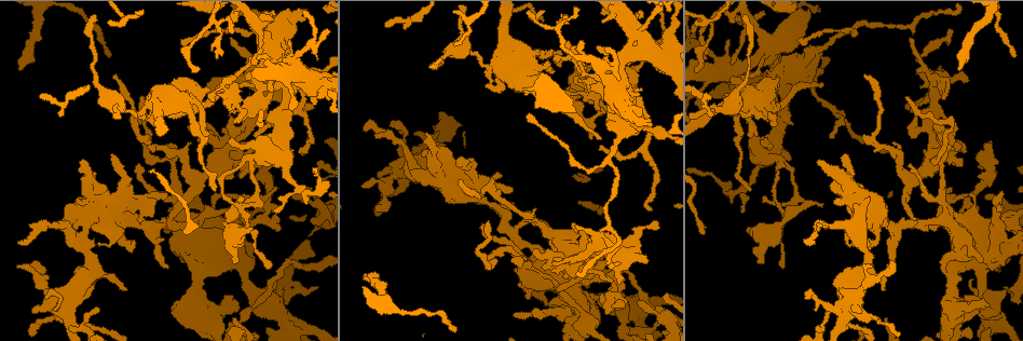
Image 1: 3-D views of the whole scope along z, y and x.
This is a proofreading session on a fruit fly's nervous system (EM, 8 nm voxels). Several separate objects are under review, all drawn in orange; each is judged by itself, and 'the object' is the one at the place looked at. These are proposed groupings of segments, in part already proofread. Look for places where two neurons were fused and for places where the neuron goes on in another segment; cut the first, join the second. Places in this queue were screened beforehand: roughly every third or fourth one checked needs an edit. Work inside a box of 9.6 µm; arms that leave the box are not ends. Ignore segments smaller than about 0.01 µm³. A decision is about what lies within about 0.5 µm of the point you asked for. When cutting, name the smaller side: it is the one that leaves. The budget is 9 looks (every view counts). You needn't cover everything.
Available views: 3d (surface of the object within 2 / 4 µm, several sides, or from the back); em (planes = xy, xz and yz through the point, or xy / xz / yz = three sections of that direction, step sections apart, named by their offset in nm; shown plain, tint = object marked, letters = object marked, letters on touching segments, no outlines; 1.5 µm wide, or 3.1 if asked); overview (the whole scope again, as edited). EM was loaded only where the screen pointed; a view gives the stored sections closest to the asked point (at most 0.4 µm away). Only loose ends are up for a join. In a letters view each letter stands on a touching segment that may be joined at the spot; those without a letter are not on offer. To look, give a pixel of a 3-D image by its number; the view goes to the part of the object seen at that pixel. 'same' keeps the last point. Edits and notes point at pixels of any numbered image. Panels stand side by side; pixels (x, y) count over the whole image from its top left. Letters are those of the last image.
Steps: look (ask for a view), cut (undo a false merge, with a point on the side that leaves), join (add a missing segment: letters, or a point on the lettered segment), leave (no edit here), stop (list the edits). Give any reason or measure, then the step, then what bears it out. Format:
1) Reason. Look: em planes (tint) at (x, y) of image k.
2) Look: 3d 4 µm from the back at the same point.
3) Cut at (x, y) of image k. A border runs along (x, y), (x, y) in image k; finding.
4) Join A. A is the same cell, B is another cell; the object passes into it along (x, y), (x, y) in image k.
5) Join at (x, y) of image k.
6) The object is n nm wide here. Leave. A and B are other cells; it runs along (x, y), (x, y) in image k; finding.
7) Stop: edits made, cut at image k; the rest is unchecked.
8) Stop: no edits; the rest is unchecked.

Tapers out. Look: em yz step 4 (letters) at (578, 226) of image 1.

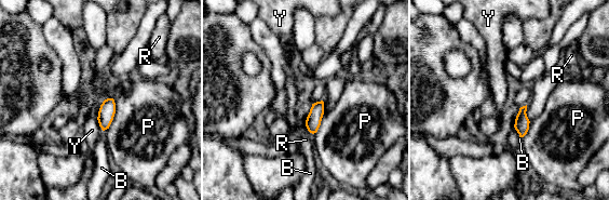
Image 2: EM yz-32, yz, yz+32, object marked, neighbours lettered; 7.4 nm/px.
The object is 80 nm wide here. Leave. B, P, R and Y are other cells; a border runs along (308, 130), (312, 134) in image 2; no lettered segment goes on from it.

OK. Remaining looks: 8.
Look: em yz step 8 (letters) at (645, 262) of image 1.

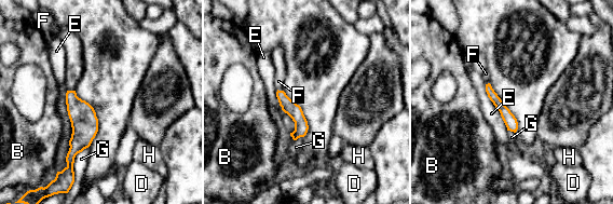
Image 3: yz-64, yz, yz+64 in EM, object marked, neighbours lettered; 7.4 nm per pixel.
Another direction. Look: em planes (letters) at the same point.

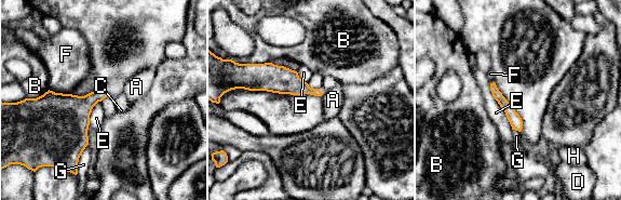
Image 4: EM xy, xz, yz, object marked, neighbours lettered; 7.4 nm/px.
Leave. A, B, C, D, E, F, G and H are other cells; it runs along (493, 85), (518, 128) in image 4; none of them fits.

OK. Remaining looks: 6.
Free end. Look: em planes (tint) at (789, 161) of image 1.

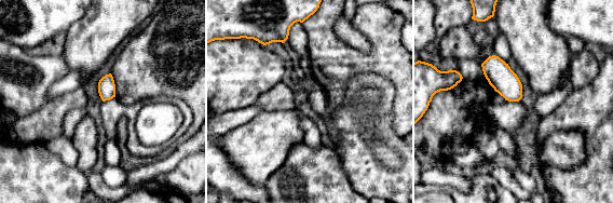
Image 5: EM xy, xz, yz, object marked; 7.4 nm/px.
Look: em planes (letters) at the same point.

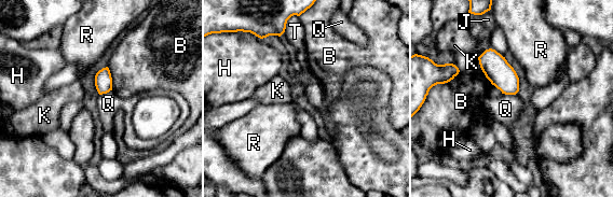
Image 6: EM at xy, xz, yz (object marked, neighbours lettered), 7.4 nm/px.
Leave. B, H, J, K, Q, R and T are other cells; a border runs along (502, 93), (515, 95) in image 6; no lettered segment goes on from it.

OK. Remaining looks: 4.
Look: 3d 4 µm at (728, 194) of image 1.

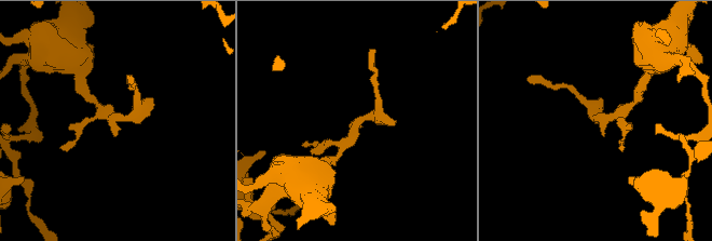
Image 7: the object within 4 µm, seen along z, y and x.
Look: em planes (tint) at (117, 119) of image 7.

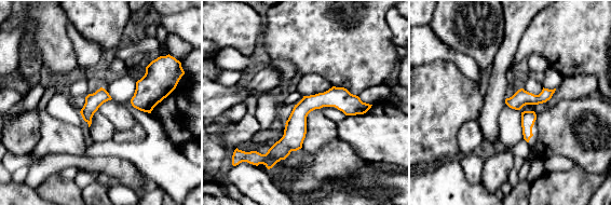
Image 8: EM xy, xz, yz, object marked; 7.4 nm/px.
What lies round it. Look: em planes (letters) at the same point.

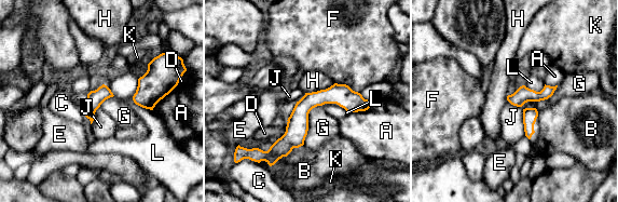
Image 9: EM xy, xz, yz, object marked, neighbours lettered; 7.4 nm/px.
The object is 120 nm wide here. Leave. A, B, C, D, E, F, G, H, J, K and L are other cells; continuous, no second neuron.

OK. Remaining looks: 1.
Stop: no edits; the rest is unchecked.

